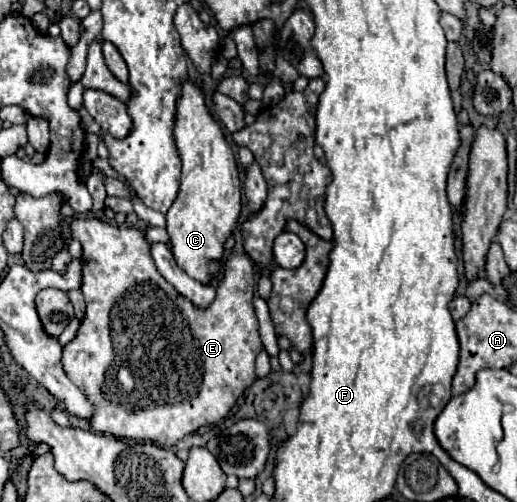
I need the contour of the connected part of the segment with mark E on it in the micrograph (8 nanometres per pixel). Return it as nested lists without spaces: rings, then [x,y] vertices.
[[[75,216],[73,222],[71,222],[71,236],[75,240],[79,240],[81,246],[83,246],[81,292],[83,292],[85,302],[87,302],[87,312],[85,312],[85,318],[81,322],[81,328],[79,328],[77,336],[63,348],[63,368],[65,368],[65,374],[69,376],[69,380],[87,396],[87,400],[93,406],[93,416],[89,418],[91,428],[95,432],[111,434],[111,436],[121,438],[121,440],[137,440],[137,442],[149,440],[149,442],[153,442],[161,448],[173,448],[183,436],[195,432],[201,426],[211,426],[211,424],[219,422],[221,418],[225,418],[229,414],[231,406],[237,402],[237,398],[255,382],[255,378],[257,378],[255,356],[263,348],[261,340],[259,340],[259,332],[257,332],[257,318],[255,318],[255,312],[253,312],[253,306],[251,306],[253,290],[255,290],[255,272],[253,272],[253,264],[251,264],[249,256],[233,252],[225,258],[223,278],[217,284],[215,300],[211,302],[211,306],[199,308],[191,300],[181,296],[167,280],[161,278],[161,274],[153,266],[153,260],[149,258],[149,244],[147,244],[141,230],[131,228],[131,226],[113,226],[113,224],[109,224],[109,222],[105,222],[97,216],[87,216],[87,218],[77,218]]]

